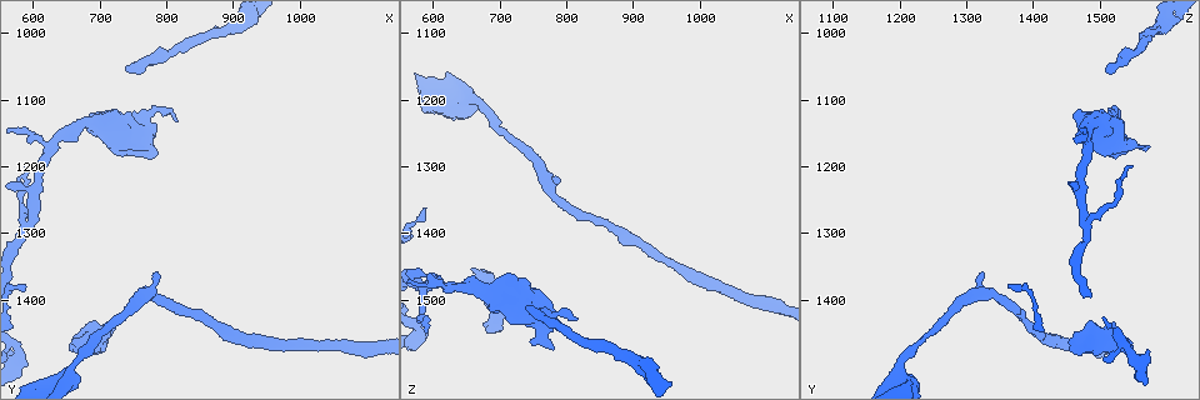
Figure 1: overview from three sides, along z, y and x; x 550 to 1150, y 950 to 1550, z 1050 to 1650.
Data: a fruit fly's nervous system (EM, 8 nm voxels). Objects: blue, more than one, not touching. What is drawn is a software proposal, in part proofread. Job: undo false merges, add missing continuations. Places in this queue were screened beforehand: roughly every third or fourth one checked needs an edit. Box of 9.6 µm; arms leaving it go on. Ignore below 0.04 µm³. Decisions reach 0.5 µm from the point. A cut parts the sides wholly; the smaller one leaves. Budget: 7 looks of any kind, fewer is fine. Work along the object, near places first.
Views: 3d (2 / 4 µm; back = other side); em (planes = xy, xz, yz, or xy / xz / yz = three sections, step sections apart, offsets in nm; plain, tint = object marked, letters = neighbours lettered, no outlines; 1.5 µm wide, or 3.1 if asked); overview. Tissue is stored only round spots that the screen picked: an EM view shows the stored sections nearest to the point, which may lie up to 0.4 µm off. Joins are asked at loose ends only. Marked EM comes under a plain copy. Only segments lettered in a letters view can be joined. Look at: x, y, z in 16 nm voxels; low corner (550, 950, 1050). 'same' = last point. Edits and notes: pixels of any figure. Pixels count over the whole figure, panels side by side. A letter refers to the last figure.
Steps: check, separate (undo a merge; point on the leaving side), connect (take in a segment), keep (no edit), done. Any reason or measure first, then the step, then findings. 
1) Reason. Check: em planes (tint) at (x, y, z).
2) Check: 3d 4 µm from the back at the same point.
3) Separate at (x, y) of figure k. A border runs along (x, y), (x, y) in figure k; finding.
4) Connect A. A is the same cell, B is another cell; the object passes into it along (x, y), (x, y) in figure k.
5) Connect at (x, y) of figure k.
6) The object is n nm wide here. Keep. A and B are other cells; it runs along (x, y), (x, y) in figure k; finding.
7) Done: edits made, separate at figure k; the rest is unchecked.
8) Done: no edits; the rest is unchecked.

Thin end. Check: em planes (letters) at (585, 1195, 1550).

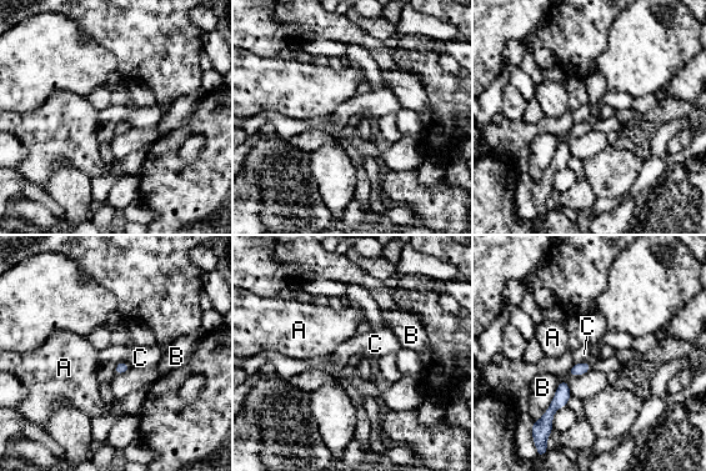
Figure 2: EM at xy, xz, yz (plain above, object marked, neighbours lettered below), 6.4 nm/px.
Keep. A, B and C are other cells; a border runs along (590, 361), (574, 364) in figure 2; none of them fits.

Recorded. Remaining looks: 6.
Branch stops here. Check: 3d 4 µm at (785, 1360, 1325).

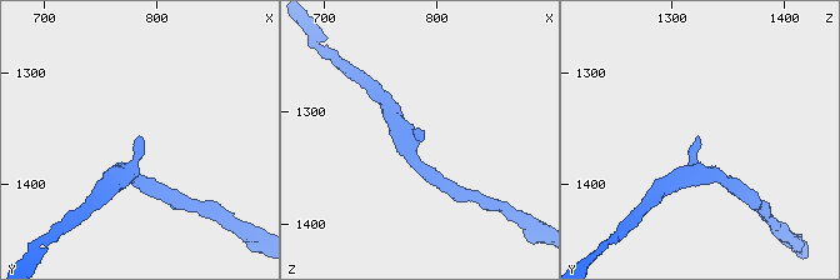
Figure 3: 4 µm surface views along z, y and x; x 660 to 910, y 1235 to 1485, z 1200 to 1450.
The arms are 220, 240 nm wide. Check: em xz step 4 (letters) at (786, 1358, 1322).

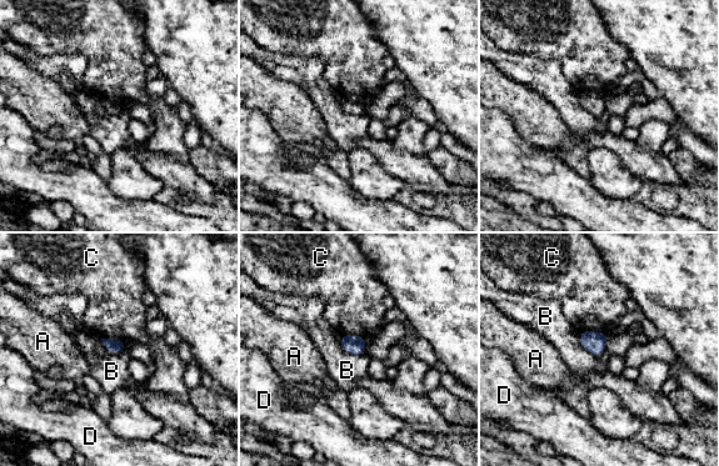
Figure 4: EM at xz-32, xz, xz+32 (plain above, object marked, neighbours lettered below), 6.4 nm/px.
Keep. A, B, C and D are other cells; a border runs along (100, 337), (120, 339), (125, 345) in figure 4; none of them fits.

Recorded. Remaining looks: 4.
End of a long branch. Check: em yz step 8 (letters) at (690, 1485, 1545).

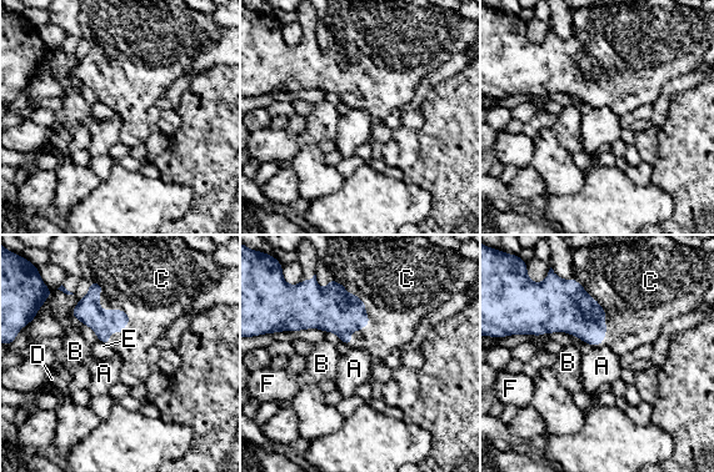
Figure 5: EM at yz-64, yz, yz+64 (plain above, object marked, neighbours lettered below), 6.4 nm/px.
Cut it another way. Check: em planes (letters) at the same point.

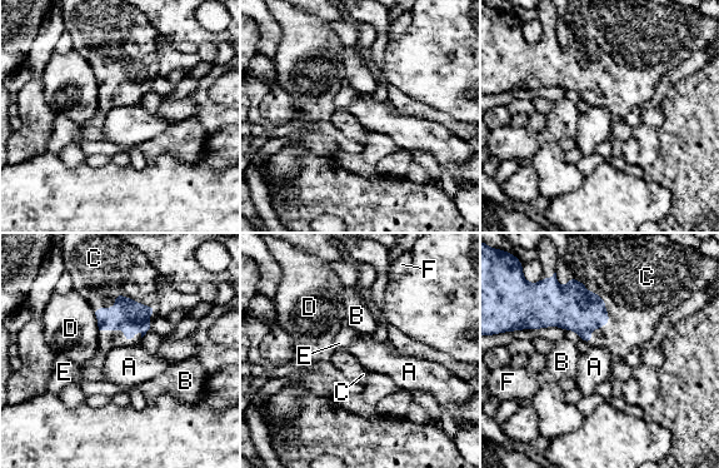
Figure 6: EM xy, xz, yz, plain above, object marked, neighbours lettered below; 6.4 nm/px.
Connect C. C is the same cell, A, B, D, E and F are other cells; it goes on there.

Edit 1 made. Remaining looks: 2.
Done: edits made, connect at figure 6; the rest is unchecked.

